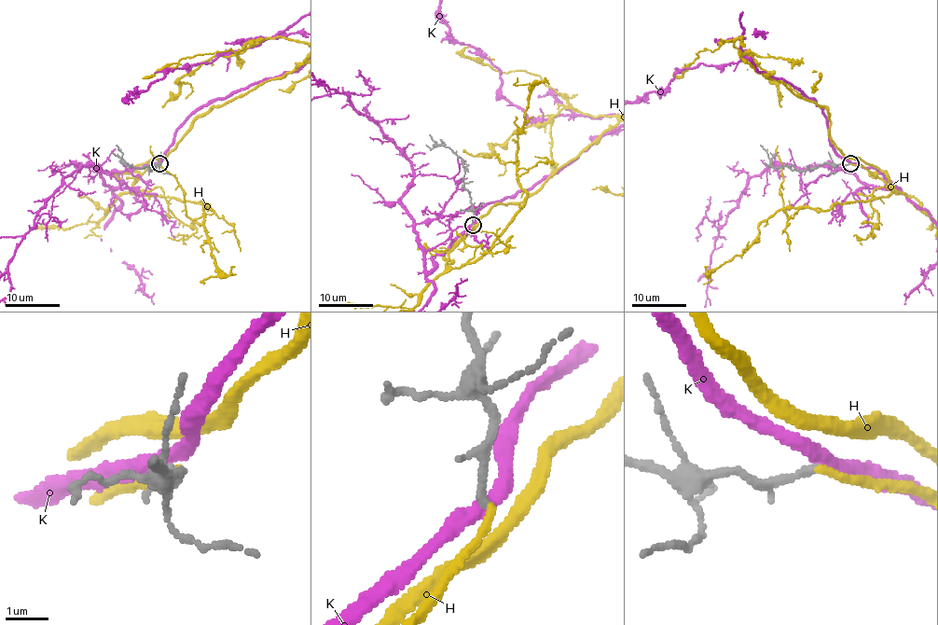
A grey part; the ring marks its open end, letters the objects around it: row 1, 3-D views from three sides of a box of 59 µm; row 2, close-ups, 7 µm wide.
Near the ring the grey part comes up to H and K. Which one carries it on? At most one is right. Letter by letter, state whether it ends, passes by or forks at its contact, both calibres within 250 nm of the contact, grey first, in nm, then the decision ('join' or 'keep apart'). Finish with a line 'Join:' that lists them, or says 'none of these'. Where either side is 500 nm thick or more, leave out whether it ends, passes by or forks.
H: it passes by | 190/110 nm | join
K: it passes by | 190/360 nm | keep apart
Join: H

